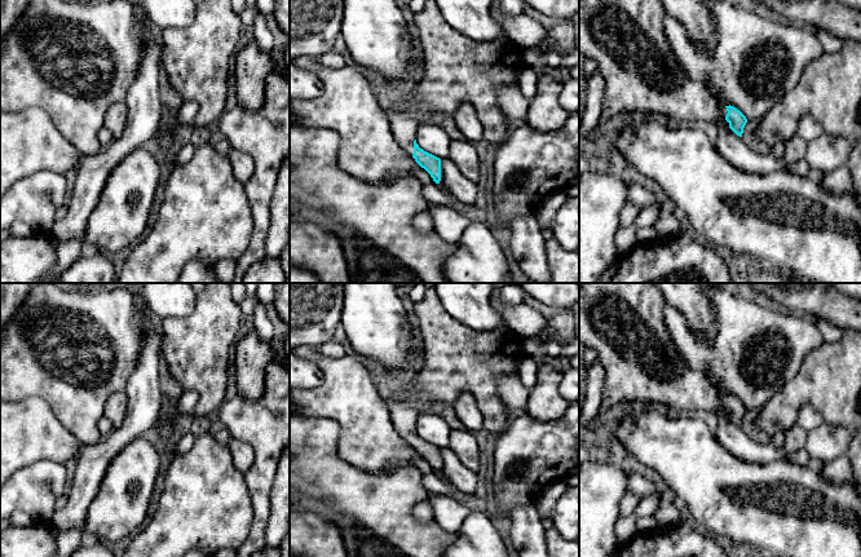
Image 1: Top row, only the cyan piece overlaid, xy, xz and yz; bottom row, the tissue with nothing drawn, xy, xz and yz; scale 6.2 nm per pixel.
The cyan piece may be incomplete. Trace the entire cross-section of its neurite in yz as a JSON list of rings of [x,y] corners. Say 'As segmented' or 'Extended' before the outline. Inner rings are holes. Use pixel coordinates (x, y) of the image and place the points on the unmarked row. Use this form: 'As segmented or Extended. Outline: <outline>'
Extended. Outline: [[[579,283],[579,344],[593,348],[605,370],[601,407],[590,426],[599,428],[605,411],[626,402],[661,403],[675,415],[698,410],[718,415],[725,408],[742,426],[746,406],[730,394],[721,394],[677,353],[664,323],[664,304],[663,293],[653,283]]]

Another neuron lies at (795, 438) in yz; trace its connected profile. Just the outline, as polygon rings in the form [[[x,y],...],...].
[[[796,423],[785,432],[783,448],[789,452],[795,452],[804,448],[807,442],[807,432]]]

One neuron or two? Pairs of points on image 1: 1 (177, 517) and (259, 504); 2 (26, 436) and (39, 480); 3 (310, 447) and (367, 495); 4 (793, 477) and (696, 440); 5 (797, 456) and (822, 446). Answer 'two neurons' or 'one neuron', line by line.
1: two neurons
2: two neurons
3: one neuron
4: one neuron
5: two neurons

